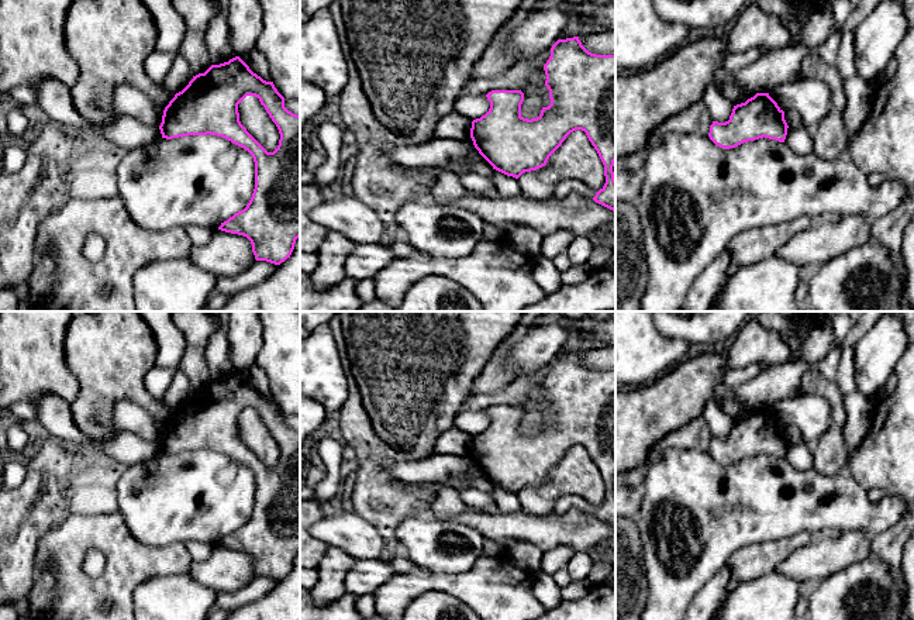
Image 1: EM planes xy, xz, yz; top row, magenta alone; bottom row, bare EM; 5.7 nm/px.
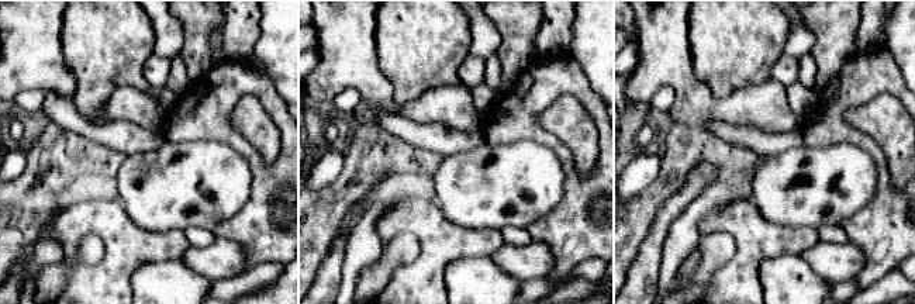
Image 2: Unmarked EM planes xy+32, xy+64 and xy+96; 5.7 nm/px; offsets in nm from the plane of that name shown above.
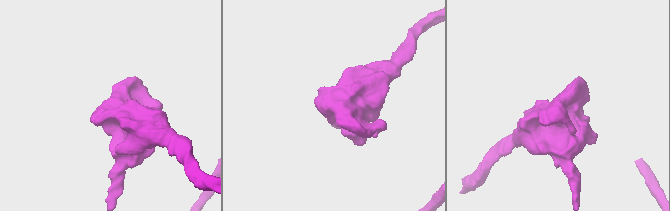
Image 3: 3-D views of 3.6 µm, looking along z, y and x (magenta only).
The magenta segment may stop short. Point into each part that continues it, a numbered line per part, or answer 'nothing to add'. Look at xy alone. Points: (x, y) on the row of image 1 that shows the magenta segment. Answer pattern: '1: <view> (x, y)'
nothing to add

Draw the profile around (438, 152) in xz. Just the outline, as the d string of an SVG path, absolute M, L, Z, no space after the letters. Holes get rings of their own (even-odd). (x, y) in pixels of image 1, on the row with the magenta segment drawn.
M437 138L422 145L392 147L390 159L404 168L446 168L451 162L468 156L475 148L472 138Z

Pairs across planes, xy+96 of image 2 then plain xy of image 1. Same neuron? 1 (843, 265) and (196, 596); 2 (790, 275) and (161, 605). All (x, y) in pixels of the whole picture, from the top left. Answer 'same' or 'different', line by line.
1: different
2: same

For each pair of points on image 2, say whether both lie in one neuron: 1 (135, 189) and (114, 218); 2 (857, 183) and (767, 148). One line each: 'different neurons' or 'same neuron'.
1: different neurons
2: different neurons

